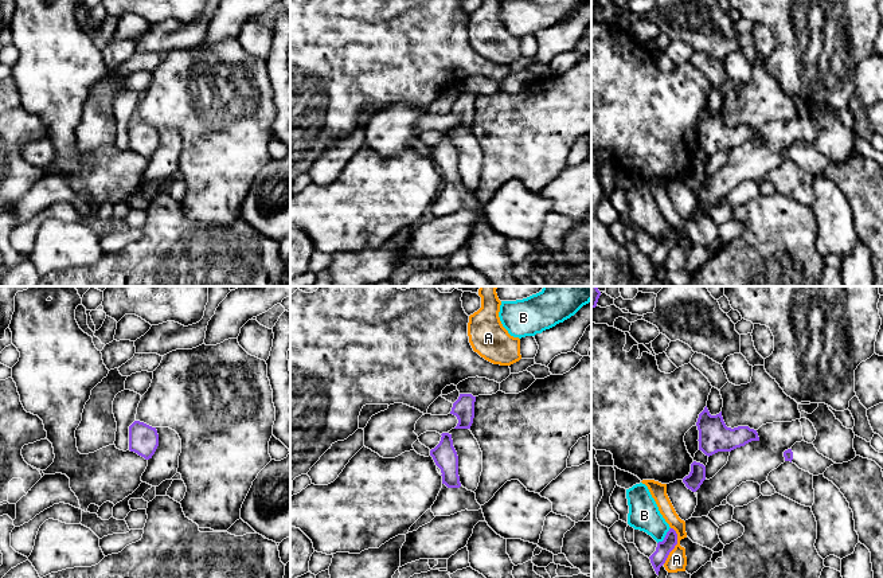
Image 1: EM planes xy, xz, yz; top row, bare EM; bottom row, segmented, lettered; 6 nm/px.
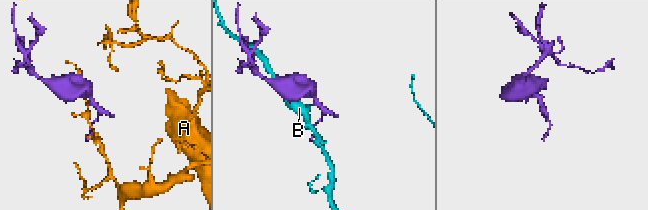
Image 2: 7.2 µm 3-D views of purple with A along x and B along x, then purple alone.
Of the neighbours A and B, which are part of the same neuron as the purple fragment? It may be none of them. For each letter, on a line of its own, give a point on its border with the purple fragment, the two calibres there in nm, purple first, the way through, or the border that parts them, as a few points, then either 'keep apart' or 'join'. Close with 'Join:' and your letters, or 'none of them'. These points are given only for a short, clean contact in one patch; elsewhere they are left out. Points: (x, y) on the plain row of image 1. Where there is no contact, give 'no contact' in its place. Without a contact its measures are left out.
A: yz (675, 243) | 90/120 nm | keep apart
B: yz (665, 235) | 90/190 nm | along yz (669, 226), (665, 235), (657, 242) | keep apart
Join: none of them

